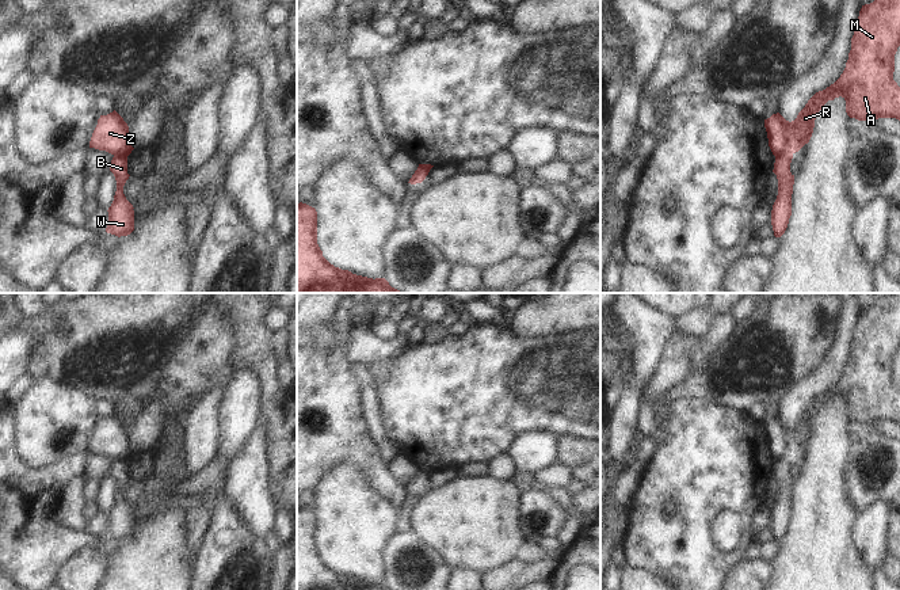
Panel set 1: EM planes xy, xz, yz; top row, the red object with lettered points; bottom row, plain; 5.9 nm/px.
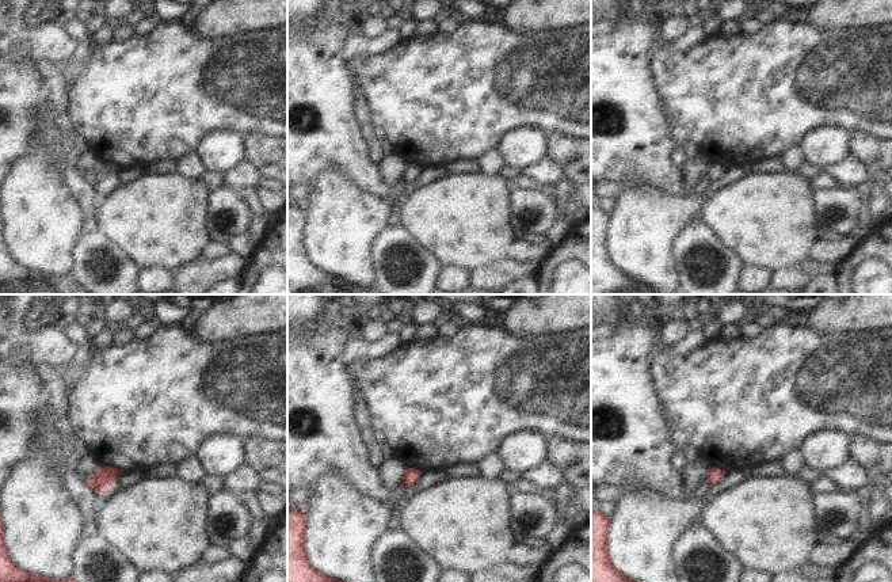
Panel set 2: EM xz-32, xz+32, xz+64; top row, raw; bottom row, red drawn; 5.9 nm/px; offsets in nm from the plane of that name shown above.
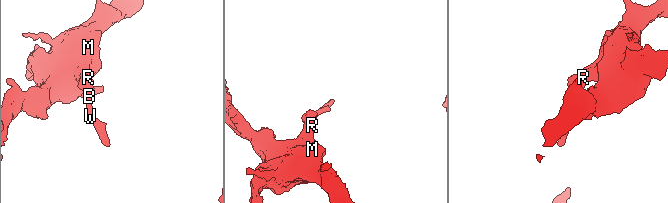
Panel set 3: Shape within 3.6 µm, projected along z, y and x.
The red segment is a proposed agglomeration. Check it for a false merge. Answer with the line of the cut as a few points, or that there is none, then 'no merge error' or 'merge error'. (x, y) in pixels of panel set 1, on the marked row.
cut yz (792, 152), (784, 152), (775, 158); merge error

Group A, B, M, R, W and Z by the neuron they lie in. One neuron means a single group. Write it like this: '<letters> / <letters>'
A M R Z / B W

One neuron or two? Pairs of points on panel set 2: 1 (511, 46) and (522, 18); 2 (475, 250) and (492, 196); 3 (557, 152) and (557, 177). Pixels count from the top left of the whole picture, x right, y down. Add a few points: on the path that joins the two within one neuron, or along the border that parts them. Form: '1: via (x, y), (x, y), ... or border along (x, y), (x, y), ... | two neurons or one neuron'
1: border along (503, 22), (521, 34), (548, 30) | two neurons
2: via (475, 236), (475, 213), (479, 209) | one neuron
3: border along (549, 156), (564, 170), (568, 178) | two neurons

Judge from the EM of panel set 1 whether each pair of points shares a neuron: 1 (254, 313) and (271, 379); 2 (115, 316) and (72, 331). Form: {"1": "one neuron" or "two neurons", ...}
{"1": "one neuron", "2": "one neuron"}

